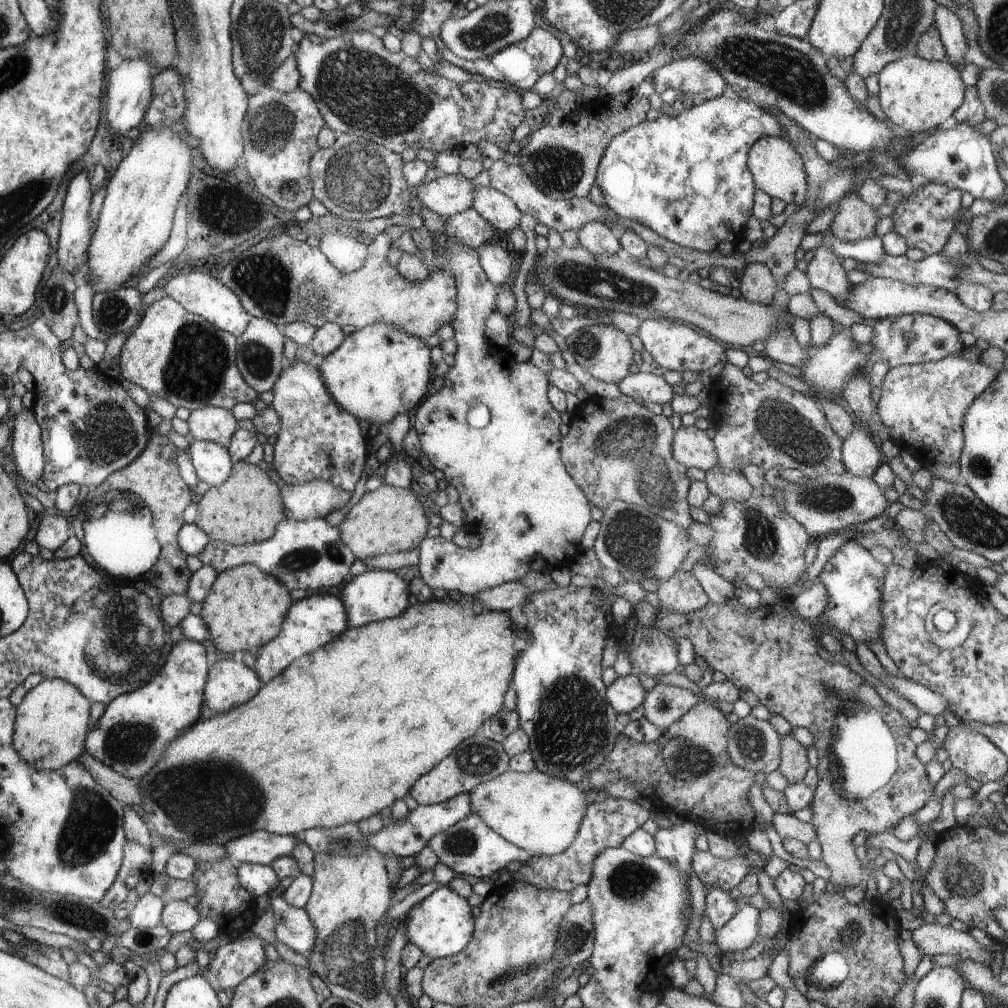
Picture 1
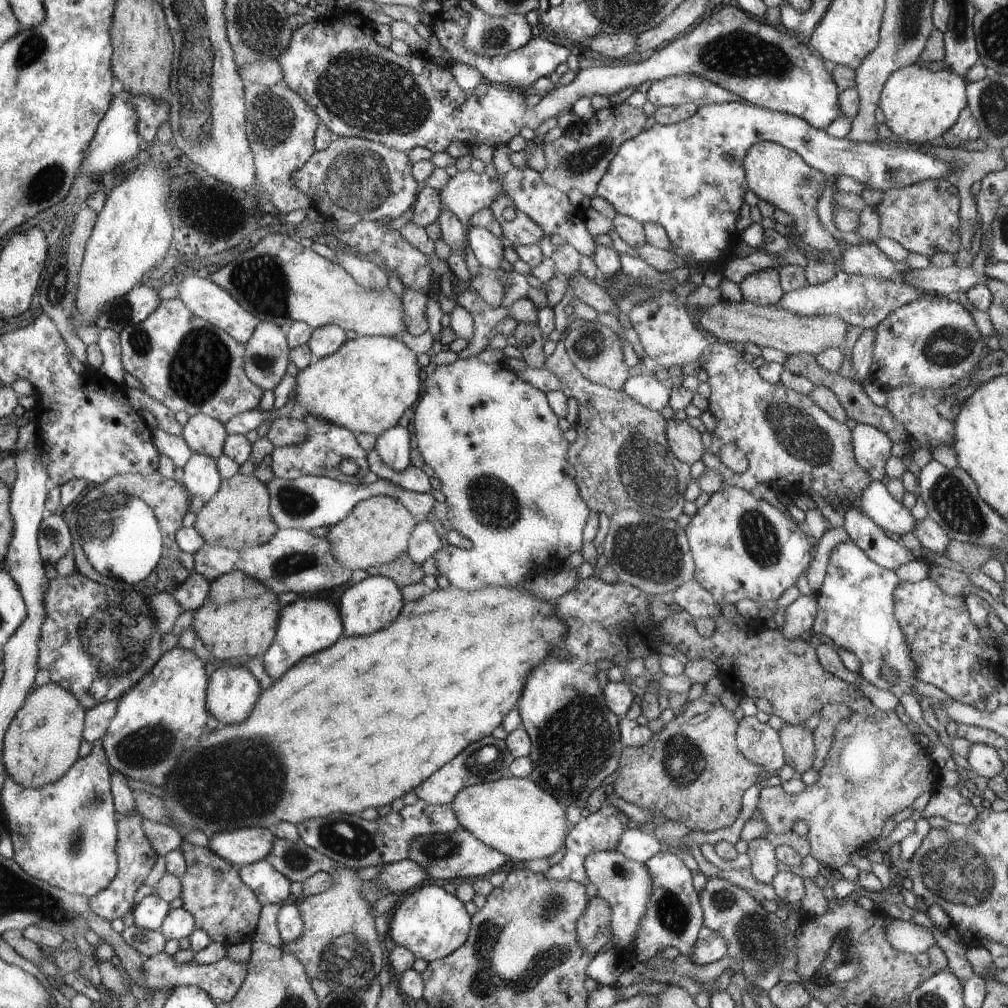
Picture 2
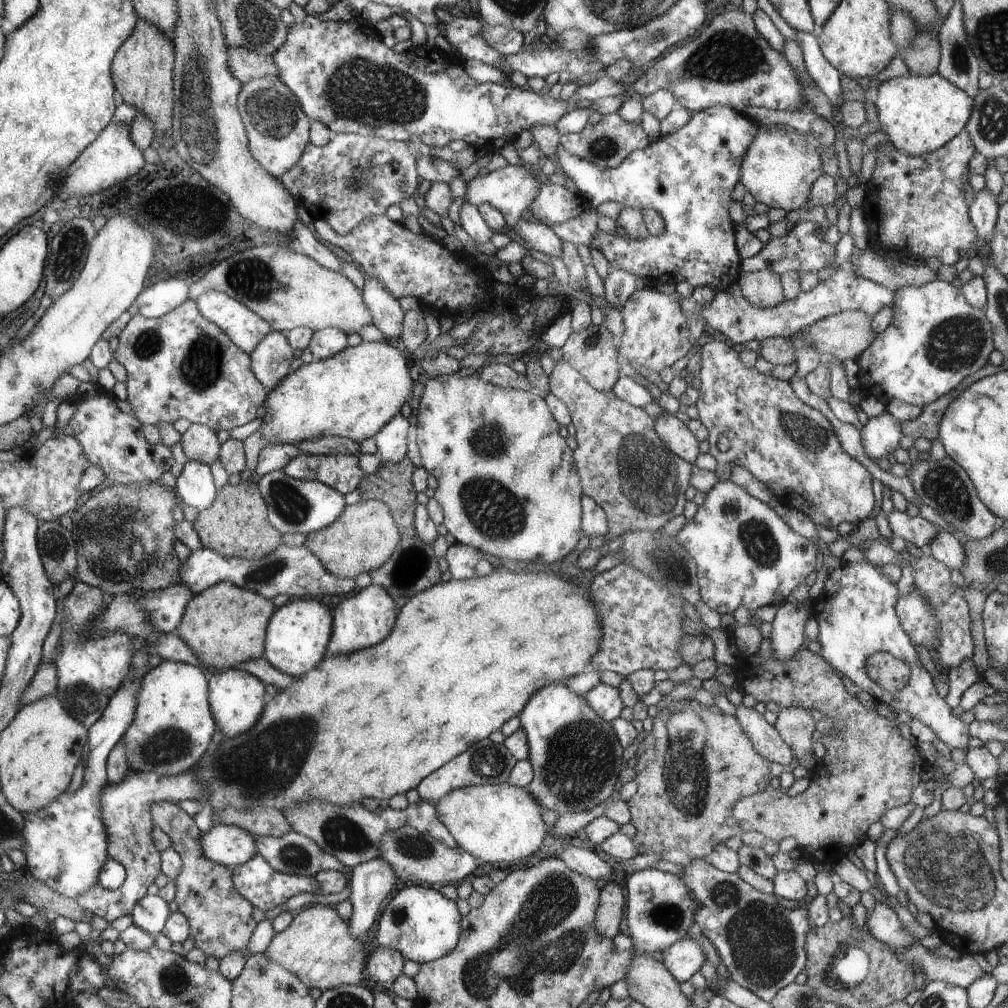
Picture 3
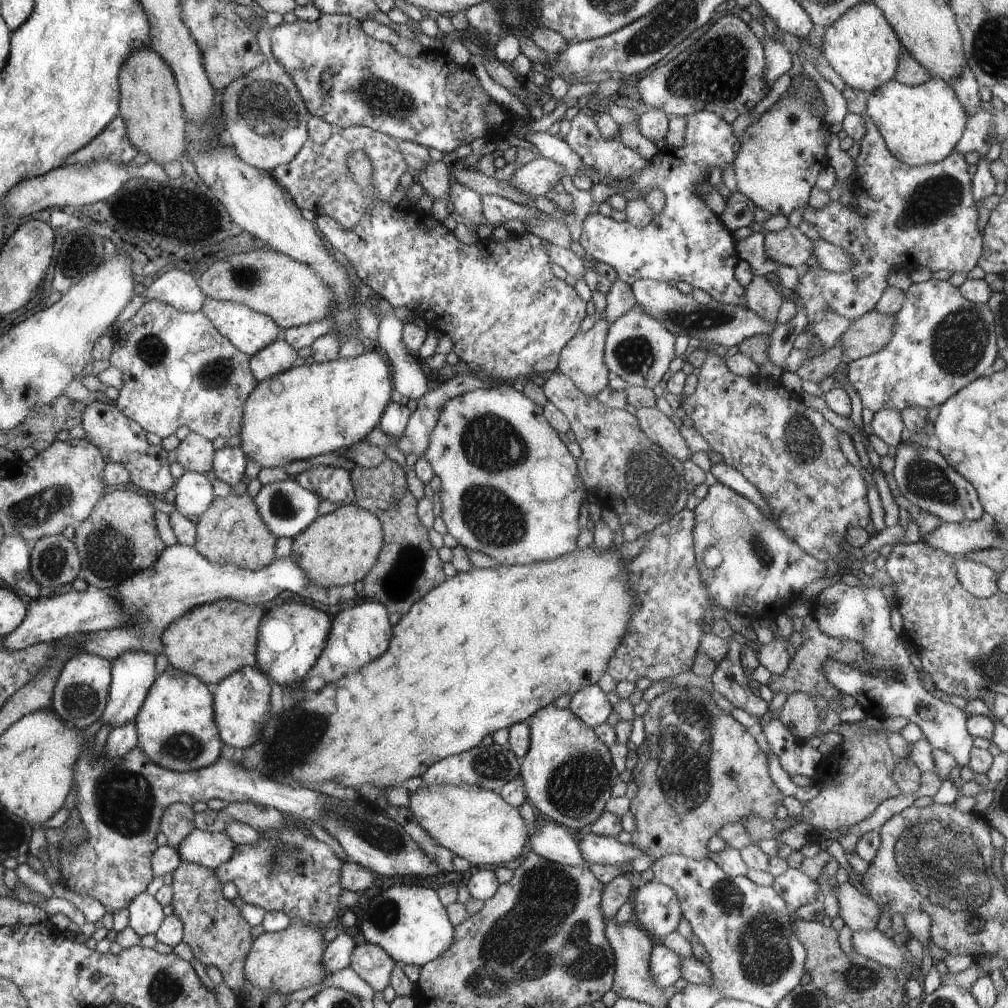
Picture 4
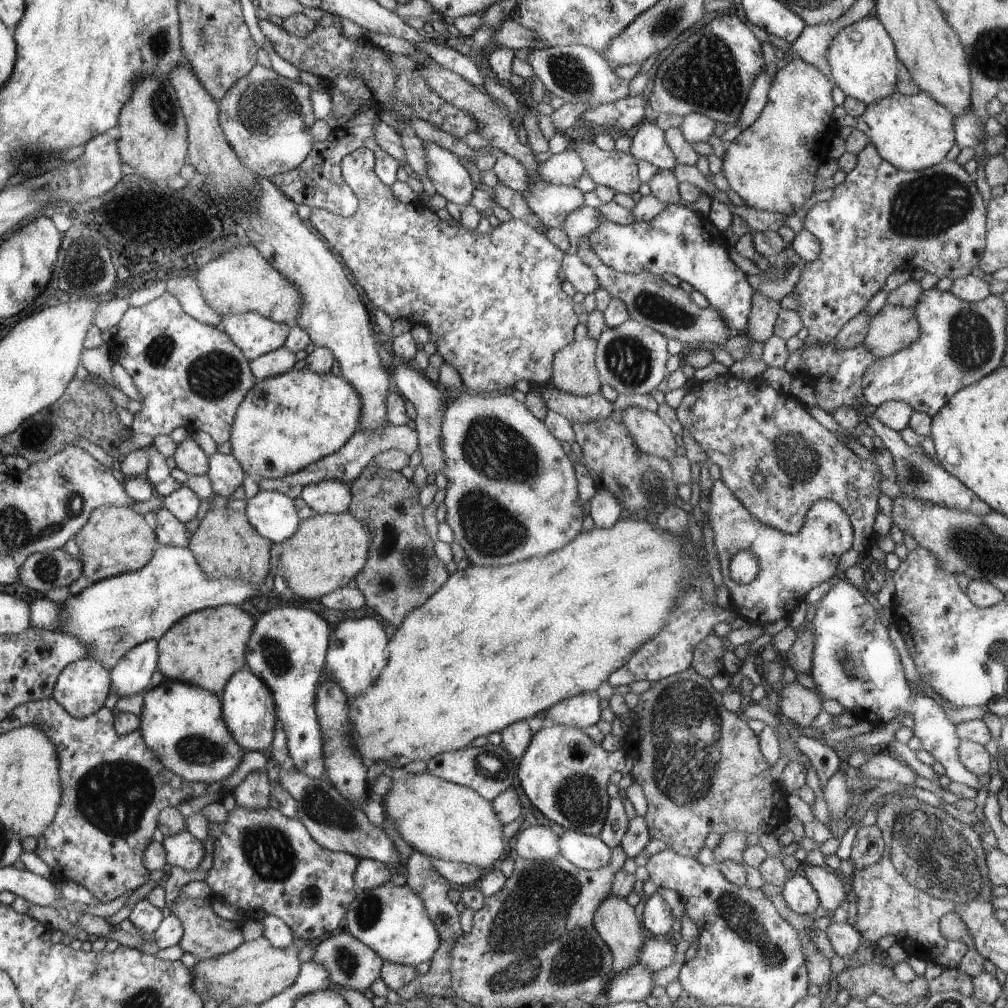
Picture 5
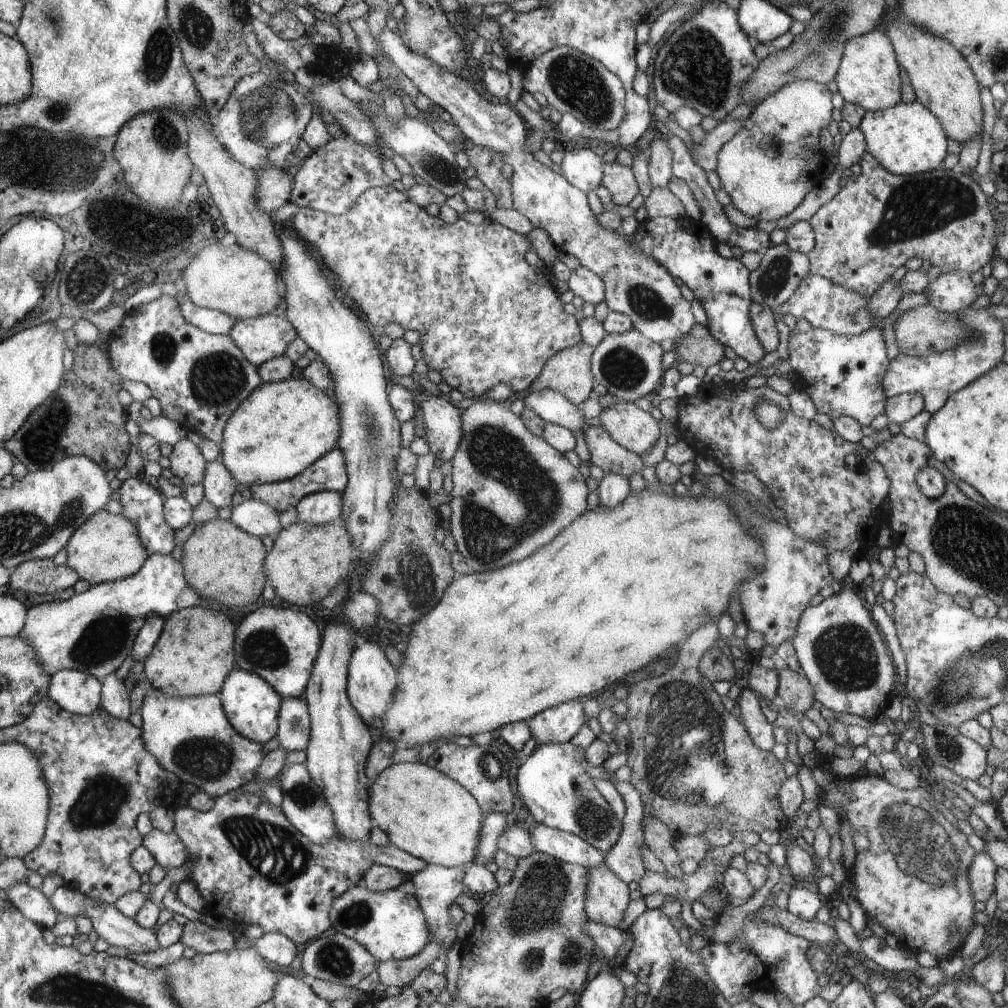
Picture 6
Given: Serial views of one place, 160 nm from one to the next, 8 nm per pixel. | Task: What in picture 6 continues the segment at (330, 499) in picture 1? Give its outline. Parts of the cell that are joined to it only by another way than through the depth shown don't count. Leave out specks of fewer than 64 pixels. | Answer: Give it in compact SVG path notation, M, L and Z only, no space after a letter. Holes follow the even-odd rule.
M251 498L250 500L244 500L238 506L232 507L231 522L234 526L242 528L244 532L253 536L259 538L275 537L282 530L280 514L272 506Z

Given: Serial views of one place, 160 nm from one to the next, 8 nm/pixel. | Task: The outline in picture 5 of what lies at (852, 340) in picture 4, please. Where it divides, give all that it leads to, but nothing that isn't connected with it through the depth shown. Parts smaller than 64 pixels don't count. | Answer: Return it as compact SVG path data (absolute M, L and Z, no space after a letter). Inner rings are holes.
M886 302L871 316L864 343L878 359L896 354L918 340L921 328L916 307L896 306Z

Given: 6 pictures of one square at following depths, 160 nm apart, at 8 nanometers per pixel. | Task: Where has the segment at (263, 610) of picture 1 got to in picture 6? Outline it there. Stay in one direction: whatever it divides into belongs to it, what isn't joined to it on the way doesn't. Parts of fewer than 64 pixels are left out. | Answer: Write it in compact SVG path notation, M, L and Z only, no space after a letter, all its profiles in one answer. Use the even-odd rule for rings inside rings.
M200 605L178 610L166 618L159 640L144 662L146 680L152 689L162 690L168 696L218 694L232 670L237 668L235 640L236 626L222 612Z

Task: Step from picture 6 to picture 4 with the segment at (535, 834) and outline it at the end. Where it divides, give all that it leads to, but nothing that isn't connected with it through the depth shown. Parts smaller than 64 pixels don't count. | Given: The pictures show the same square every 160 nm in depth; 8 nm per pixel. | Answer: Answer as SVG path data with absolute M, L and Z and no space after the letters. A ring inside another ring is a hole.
M592 832L577 843L581 858L586 862L586 866L591 864L602 864L602 866L620 864L646 854L642 849L632 844L621 844L617 838L600 836Z

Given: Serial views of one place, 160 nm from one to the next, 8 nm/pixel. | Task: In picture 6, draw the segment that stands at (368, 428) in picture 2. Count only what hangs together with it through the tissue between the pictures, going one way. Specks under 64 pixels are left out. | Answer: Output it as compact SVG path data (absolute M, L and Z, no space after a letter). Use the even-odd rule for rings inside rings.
M288 378L281 382L264 383L239 406L224 430L219 458L238 483L250 487L257 483L281 482L296 477L335 449L339 440L340 406L335 398L330 398L307 379Z

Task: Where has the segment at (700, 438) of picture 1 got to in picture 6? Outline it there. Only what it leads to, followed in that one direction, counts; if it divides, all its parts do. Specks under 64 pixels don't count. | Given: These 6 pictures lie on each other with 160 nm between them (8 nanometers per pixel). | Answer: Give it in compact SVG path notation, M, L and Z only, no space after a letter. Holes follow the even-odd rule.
M619 401L604 409L599 421L612 440L630 452L642 455L657 446L660 437L659 420L635 403Z

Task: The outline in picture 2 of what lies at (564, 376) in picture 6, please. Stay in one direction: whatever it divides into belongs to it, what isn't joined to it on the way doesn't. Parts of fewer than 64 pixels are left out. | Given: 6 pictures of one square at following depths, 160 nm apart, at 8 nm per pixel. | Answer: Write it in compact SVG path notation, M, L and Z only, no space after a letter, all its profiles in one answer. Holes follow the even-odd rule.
M598 320L586 321L575 330L564 332L562 339L572 364L584 375L584 378L609 389L622 388L624 381L630 376L629 367L622 353L622 338L614 333L614 330L602 325Z

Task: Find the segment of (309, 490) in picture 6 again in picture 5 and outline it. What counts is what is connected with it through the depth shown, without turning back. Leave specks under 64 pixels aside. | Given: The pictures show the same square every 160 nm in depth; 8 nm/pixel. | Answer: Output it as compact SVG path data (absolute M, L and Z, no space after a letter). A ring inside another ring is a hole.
M390 423L379 427L374 431L359 430L352 436L351 440L338 449L335 453L321 458L298 473L287 475L279 479L258 479L259 487L262 491L274 491L289 496L293 501L301 496L302 489L309 484L314 484L323 480L335 480L351 484L362 474L364 467L372 464L375 456L382 451L390 449L402 449L409 456L419 446L419 436L417 430L412 430L408 425L392 425Z

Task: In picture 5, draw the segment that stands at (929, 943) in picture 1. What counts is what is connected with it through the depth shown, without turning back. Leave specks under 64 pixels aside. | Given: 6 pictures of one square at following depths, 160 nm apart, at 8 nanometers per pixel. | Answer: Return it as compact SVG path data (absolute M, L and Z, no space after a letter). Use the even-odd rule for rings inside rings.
M800 862L799 871L809 880L817 892L820 904L824 909L834 911L846 901L846 888L840 875L829 868L809 865Z

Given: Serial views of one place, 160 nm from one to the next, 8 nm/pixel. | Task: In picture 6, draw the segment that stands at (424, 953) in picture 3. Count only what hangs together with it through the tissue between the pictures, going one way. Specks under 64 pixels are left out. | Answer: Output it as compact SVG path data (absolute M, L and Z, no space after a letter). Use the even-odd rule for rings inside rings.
M360 884L355 889L348 890L335 902L331 910L331 920L333 932L344 934L347 938L362 944L368 953L378 960L378 963L415 957L432 941L418 900L412 894L406 894L402 888L374 892Z

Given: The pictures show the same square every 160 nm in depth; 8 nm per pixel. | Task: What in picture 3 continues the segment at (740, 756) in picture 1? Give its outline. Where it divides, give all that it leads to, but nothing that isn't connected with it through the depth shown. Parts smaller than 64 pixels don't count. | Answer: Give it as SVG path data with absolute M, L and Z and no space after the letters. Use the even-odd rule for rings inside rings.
M742 703L736 708L735 717L760 756L769 763L778 762L785 767L796 763L794 751L784 742L775 726L764 719L763 713Z

